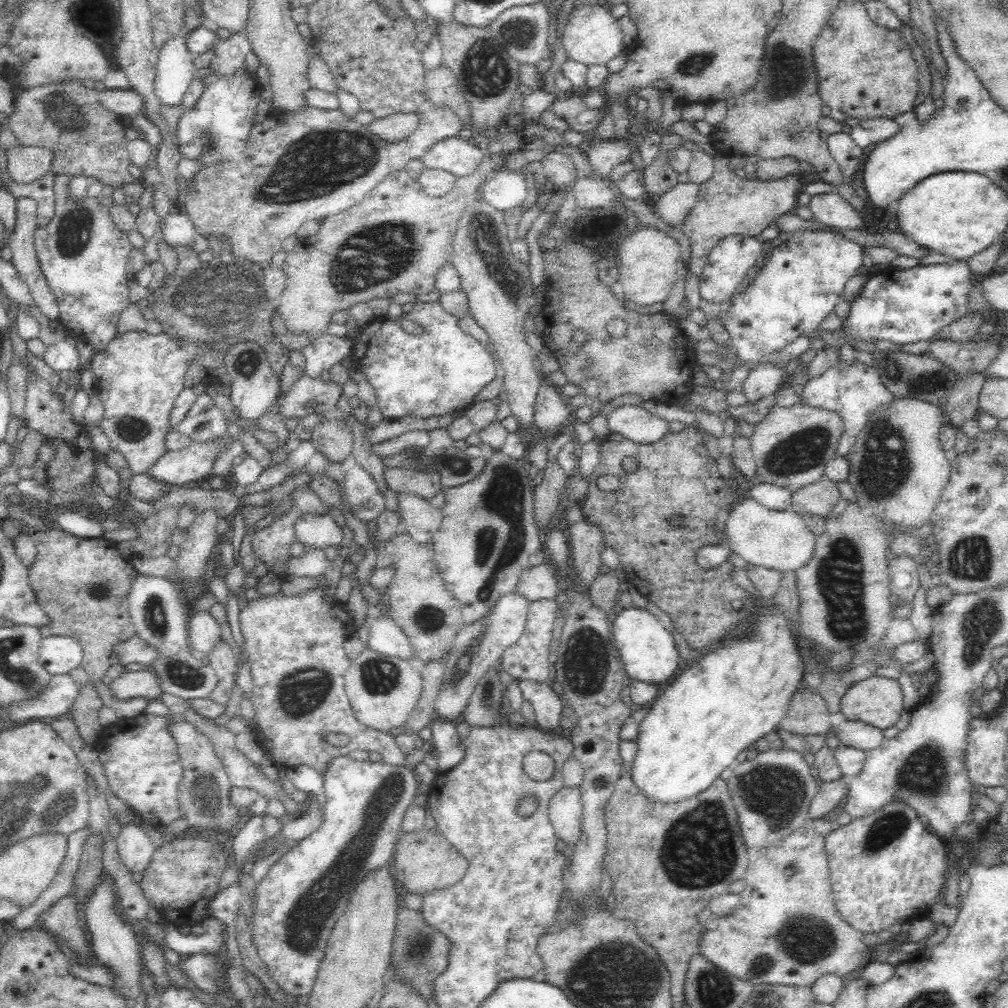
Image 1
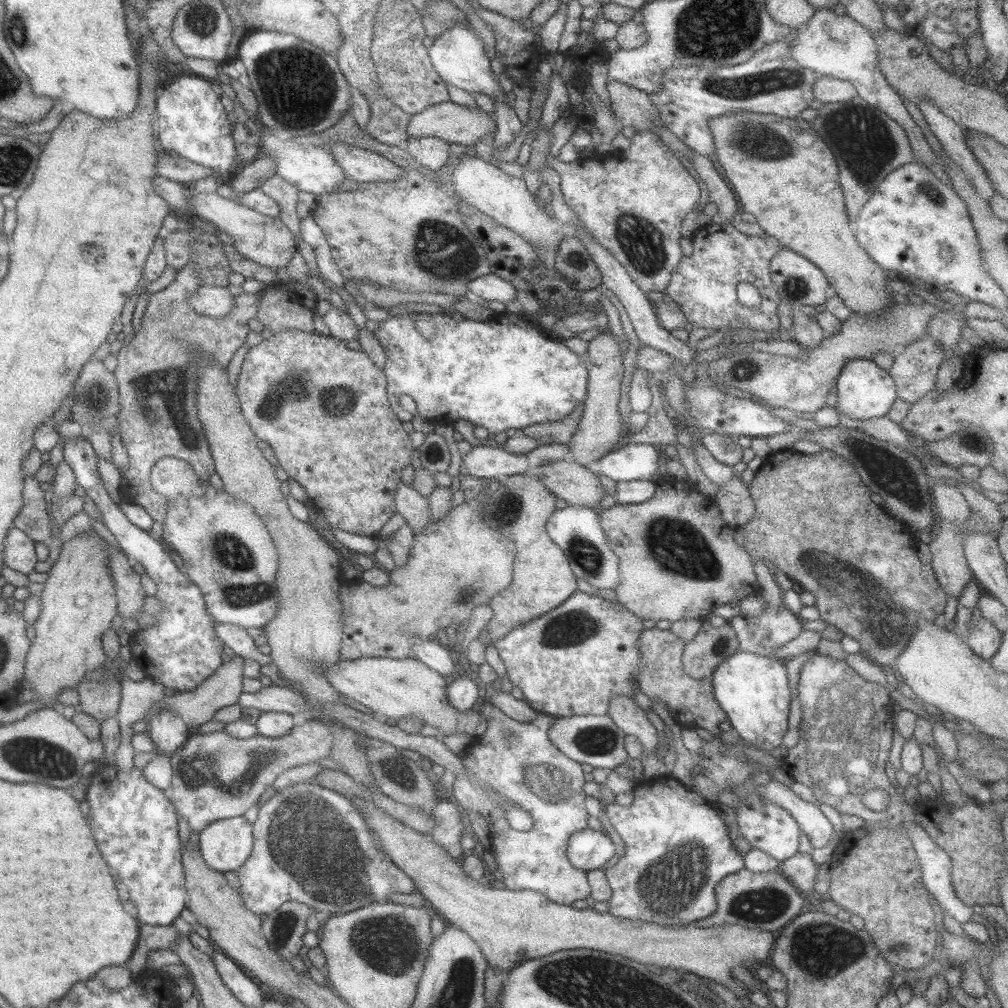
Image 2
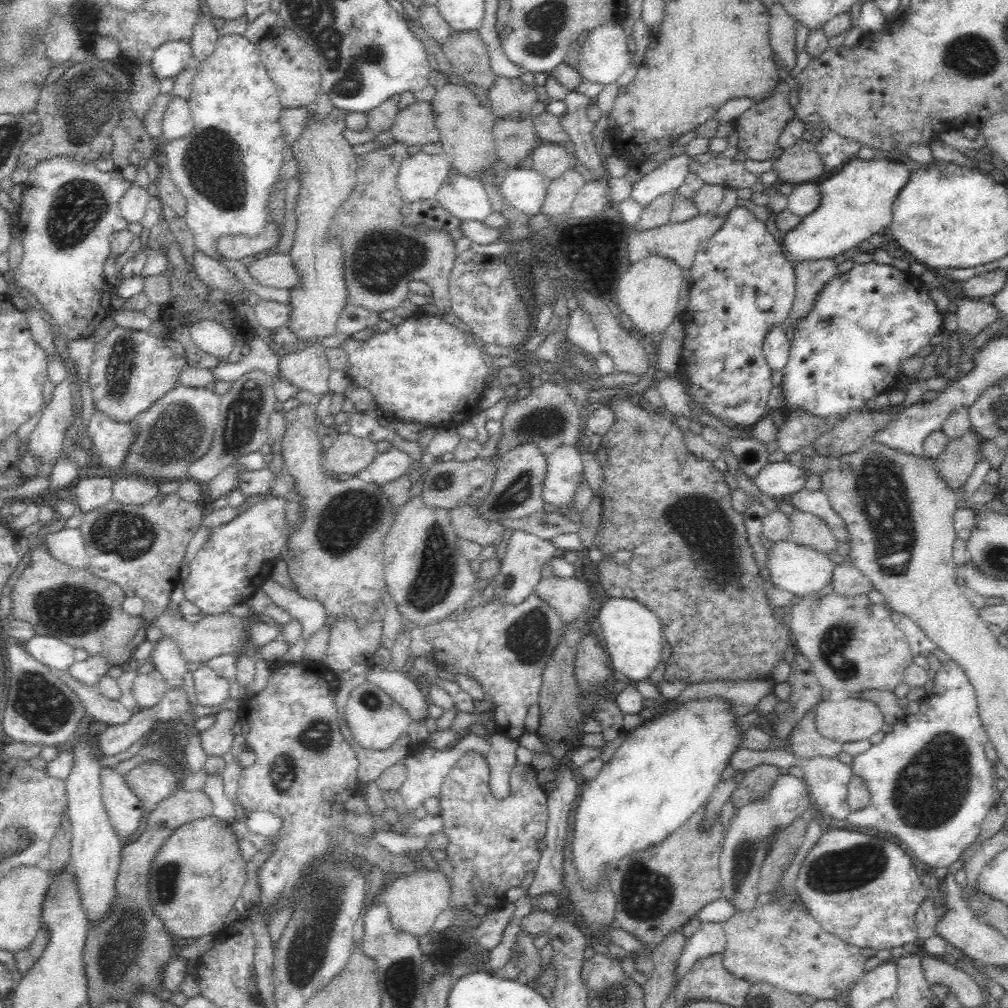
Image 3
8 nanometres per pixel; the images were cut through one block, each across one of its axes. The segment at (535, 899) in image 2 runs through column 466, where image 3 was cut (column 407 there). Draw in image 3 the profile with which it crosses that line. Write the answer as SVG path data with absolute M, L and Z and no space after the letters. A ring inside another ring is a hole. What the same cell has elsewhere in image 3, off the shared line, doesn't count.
M422 866L421 871L388 878L377 901L387 907L392 927L396 931L420 938L430 932L438 915L449 908L450 898L451 882L449 878L442 871L430 870Z

